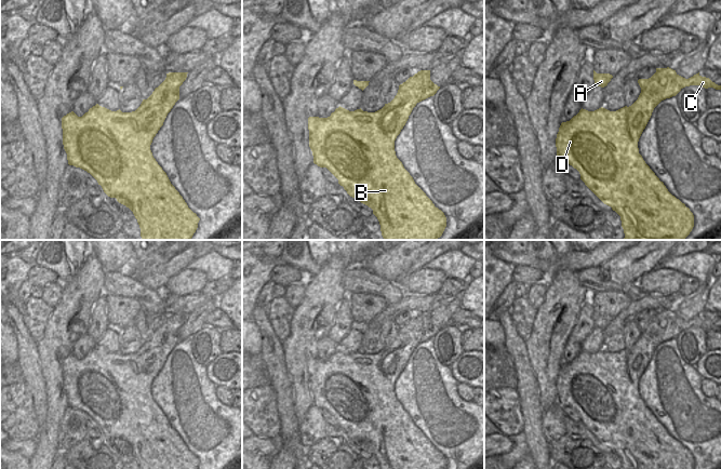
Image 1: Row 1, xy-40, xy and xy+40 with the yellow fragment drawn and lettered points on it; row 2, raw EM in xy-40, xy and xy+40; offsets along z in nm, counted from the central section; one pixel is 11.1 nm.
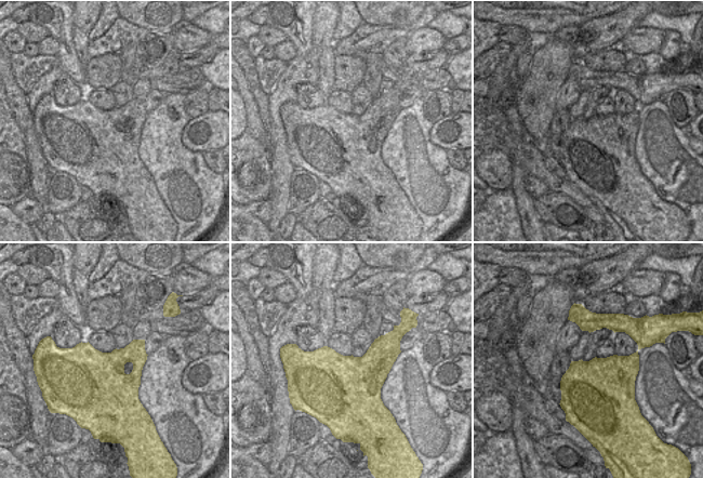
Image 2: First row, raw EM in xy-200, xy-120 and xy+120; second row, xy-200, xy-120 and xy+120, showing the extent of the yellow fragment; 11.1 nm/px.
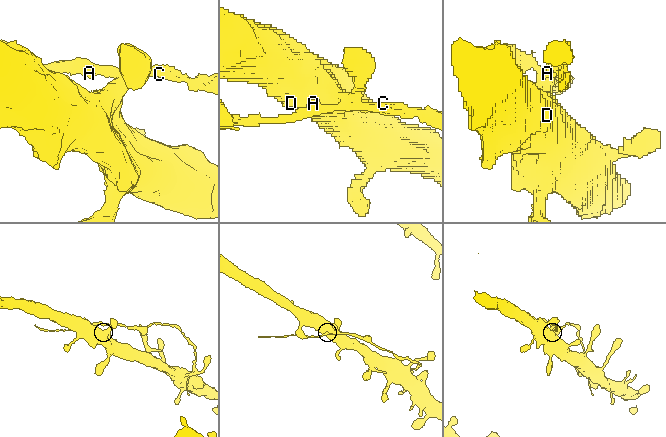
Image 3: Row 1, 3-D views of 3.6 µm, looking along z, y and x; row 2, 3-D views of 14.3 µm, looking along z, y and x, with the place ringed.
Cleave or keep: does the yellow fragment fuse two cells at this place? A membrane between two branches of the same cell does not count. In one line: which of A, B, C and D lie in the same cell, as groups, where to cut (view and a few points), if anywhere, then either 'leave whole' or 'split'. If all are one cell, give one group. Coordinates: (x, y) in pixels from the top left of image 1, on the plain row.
A C / B D; cut in xy+40 along (681, 330), (672, 322), (669, 327), (641, 334); split

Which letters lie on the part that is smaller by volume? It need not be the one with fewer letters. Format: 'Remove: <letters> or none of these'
Remove: A, C

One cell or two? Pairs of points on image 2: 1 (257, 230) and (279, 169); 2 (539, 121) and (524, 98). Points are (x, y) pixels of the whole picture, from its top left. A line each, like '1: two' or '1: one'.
1: two
2: one

